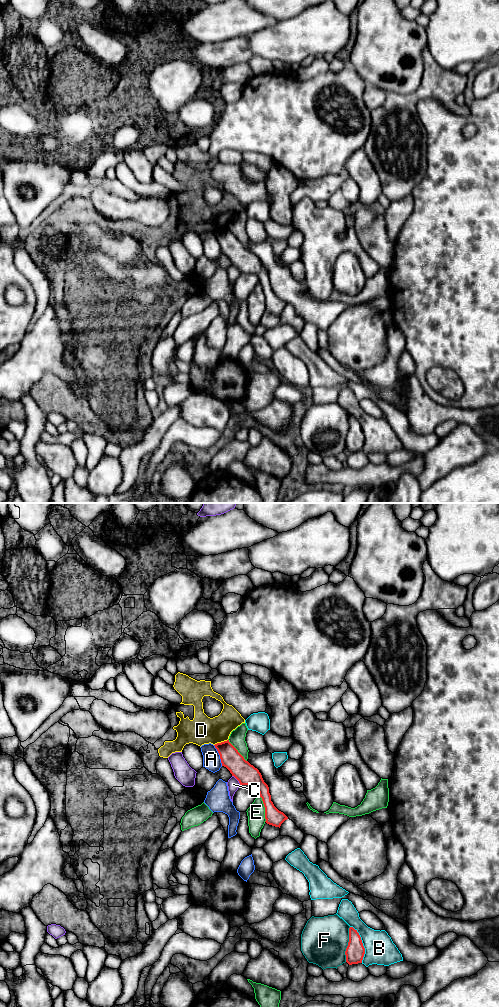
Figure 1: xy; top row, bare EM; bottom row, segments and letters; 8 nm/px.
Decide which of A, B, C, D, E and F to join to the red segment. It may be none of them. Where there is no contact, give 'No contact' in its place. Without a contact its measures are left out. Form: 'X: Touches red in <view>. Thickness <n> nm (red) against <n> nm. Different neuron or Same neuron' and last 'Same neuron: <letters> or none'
A: Touches red in xy. Thickness 170 nm (red) against 140 nm. Different neuron
B: Touches red in xy. Thickness 150 nm (red) against 240 nm. Different neuron
C: Touches red in xy. Thickness 170 nm (red) against 100 nm. Different neuron
D: Touches red in xy. Thickness 160 nm (red) against 220 nm. Different neuron
E: Touches red in xy. Thickness 140 nm (red) against 140 nm. Different neuron
F: Touches red in xy. Thickness 150 nm (red) against 380 nm. Different neuron
Same neuron: none

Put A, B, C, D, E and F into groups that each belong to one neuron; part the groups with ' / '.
A / B / C / D / E / F

